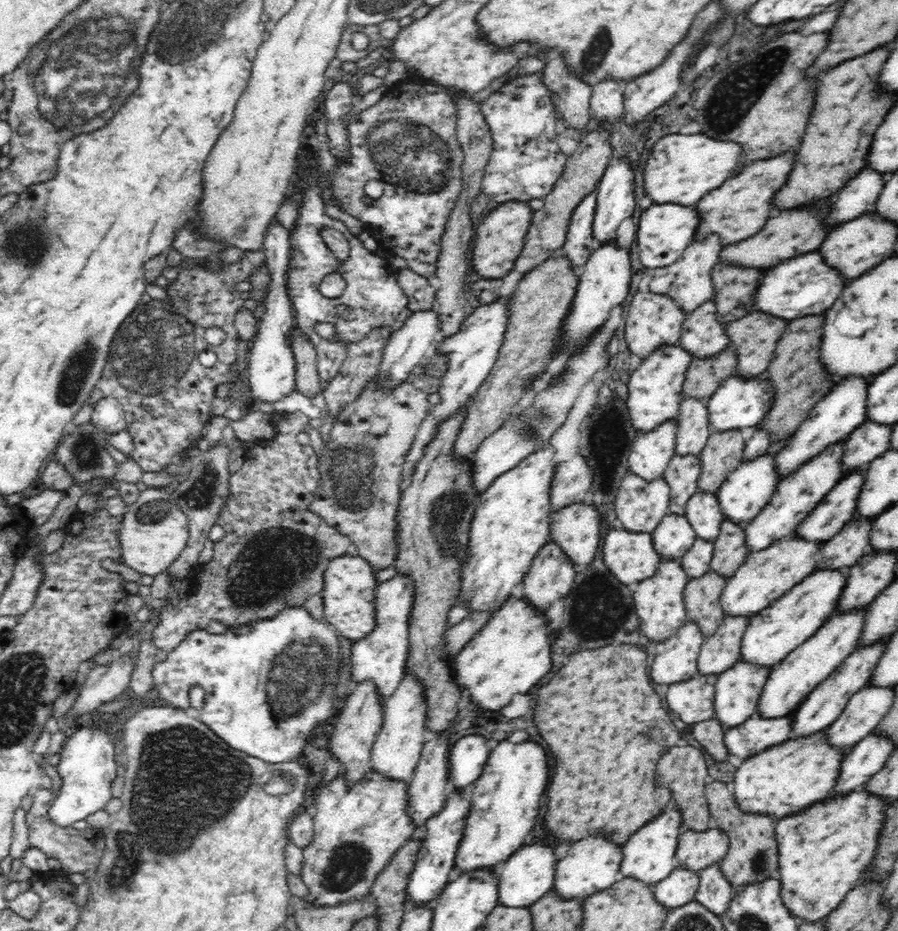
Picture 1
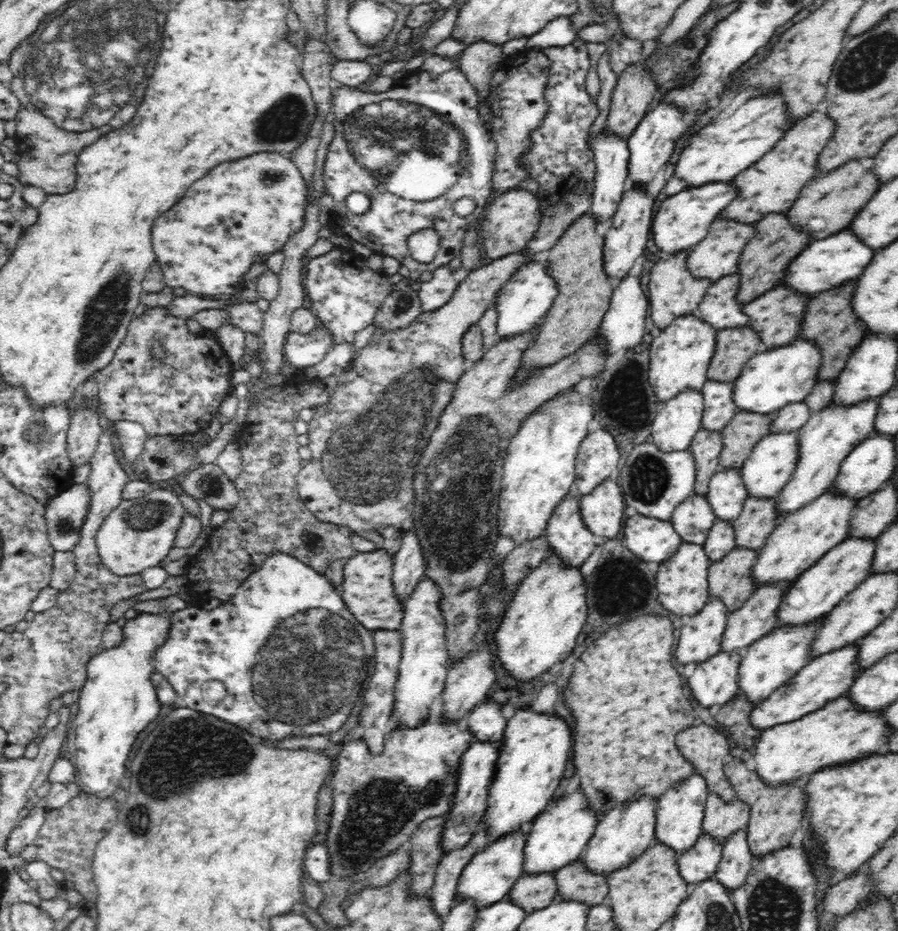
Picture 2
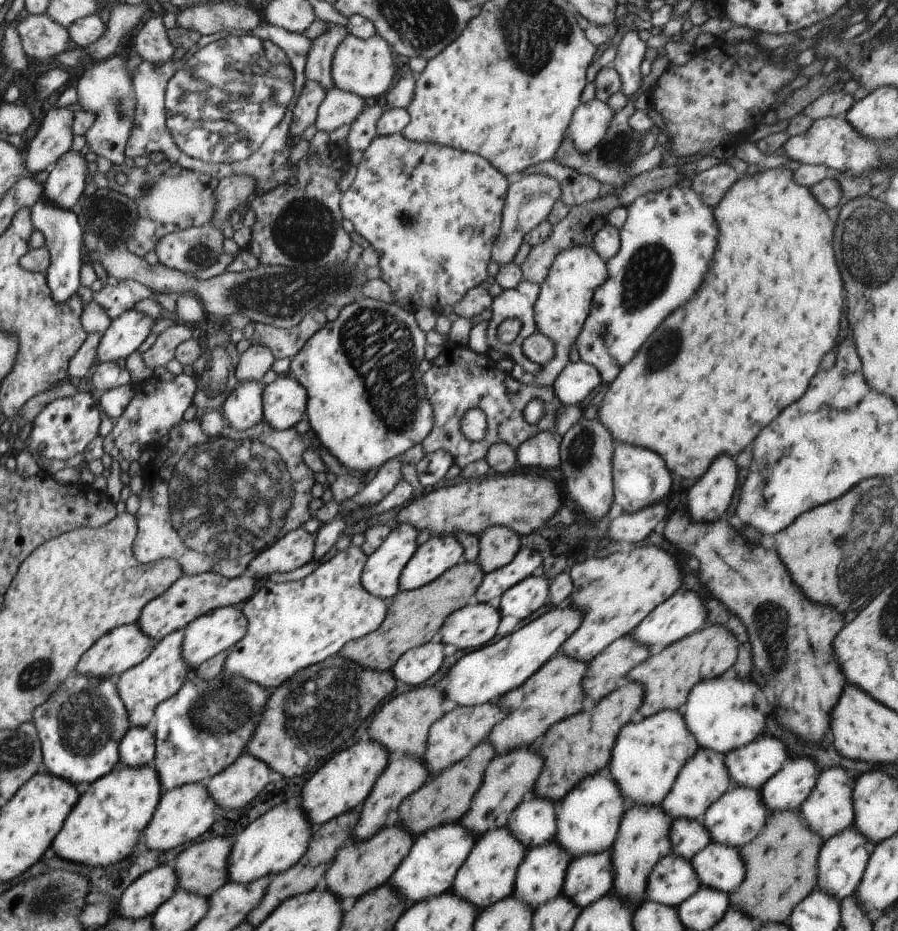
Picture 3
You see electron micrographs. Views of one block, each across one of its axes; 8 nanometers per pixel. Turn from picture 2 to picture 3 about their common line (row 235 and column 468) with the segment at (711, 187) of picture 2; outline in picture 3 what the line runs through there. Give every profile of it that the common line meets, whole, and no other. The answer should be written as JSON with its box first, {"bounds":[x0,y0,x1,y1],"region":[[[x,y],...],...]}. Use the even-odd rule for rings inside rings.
{"bounds":[438,604,582,706],"region":[[[574,604],[565,608],[556,606],[510,635],[497,637],[487,645],[464,652],[438,684],[444,698],[458,706],[476,706],[500,700],[503,694],[522,686],[546,661],[560,652],[562,643],[580,628],[582,618],[582,610]]]}

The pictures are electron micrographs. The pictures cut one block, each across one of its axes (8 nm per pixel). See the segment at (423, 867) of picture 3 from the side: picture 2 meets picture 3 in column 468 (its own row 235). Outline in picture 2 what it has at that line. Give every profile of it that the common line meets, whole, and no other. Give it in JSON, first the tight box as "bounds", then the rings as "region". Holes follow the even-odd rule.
{"bounds":[781,227,874,296],"region":[[[849,227],[844,228],[822,239],[812,240],[810,244],[802,250],[785,270],[785,276],[781,282],[792,290],[805,294],[805,296],[815,296],[838,284],[846,283],[852,279],[857,279],[866,266],[870,264],[874,256],[874,250],[870,250],[866,244],[862,244],[856,235],[850,232]]]}

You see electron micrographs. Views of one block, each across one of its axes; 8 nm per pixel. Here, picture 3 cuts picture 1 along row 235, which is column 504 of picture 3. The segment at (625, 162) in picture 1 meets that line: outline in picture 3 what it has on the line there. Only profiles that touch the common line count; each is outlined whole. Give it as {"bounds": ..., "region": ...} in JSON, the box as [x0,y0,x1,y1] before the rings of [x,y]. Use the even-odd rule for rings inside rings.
{"bounds":[497,575,550,620],"region":[[[530,575],[506,590],[497,605],[501,616],[516,616],[520,620],[528,618],[548,603],[550,583],[545,575]]]}

